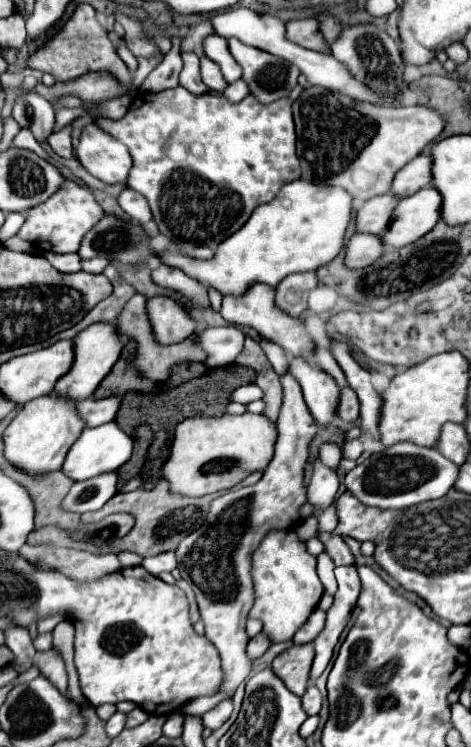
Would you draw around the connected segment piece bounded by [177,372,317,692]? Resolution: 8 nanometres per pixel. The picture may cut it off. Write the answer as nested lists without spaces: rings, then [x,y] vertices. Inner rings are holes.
[[[291,372],[281,376],[281,386],[283,406],[277,418],[279,438],[275,444],[275,458],[263,472],[263,478],[249,488],[239,488],[215,498],[203,526],[185,536],[177,548],[177,568],[181,578],[193,586],[201,620],[205,622],[205,636],[221,654],[225,674],[221,692],[235,692],[235,688],[251,672],[251,658],[245,652],[249,642],[245,622],[253,606],[251,556],[269,530],[295,528],[301,522],[299,510],[307,502],[303,474],[309,462],[309,446],[315,438],[317,424],[311,418],[301,386],[295,382]]]

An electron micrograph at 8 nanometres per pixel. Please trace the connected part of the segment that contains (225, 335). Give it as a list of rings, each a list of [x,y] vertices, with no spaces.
[[[237,326],[205,328],[197,340],[209,354],[209,368],[219,368],[235,362],[235,358],[243,350],[245,334]]]

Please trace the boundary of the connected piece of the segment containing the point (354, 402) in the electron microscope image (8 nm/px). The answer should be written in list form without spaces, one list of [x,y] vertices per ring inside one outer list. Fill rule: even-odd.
[[[351,388],[341,390],[337,416],[341,420],[345,420],[345,422],[357,422],[357,418],[359,418],[359,398]]]

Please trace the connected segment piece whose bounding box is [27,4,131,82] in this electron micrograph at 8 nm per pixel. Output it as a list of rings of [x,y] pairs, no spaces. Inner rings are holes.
[[[79,4],[75,8],[75,12],[71,14],[71,18],[65,22],[65,26],[53,38],[49,38],[37,52],[33,52],[29,56],[27,66],[33,70],[51,72],[57,80],[71,80],[71,78],[77,78],[77,74],[113,68],[115,76],[121,82],[131,82],[131,74],[129,74],[125,62],[117,56],[107,30],[97,22],[95,10],[89,4]],[[85,44],[87,44],[87,50],[85,50]]]

